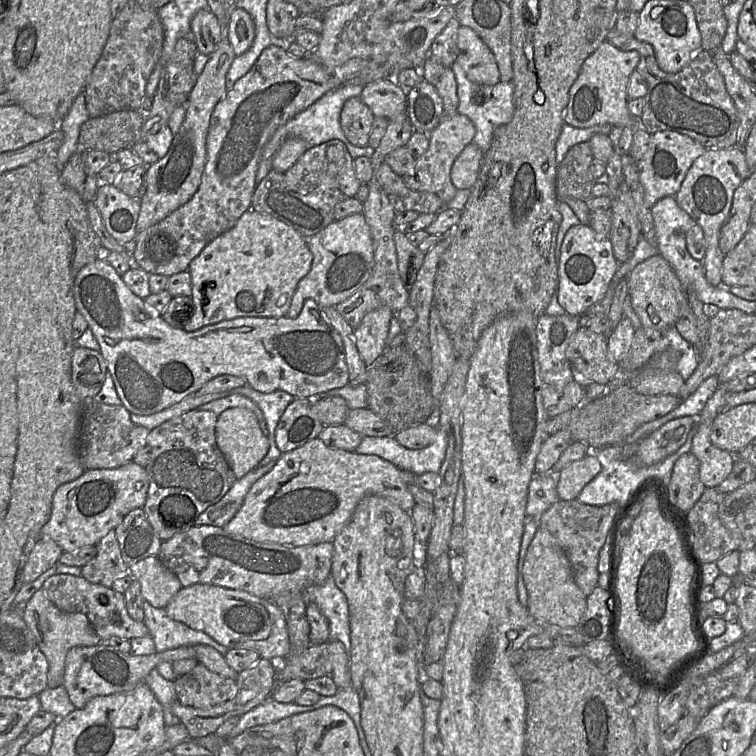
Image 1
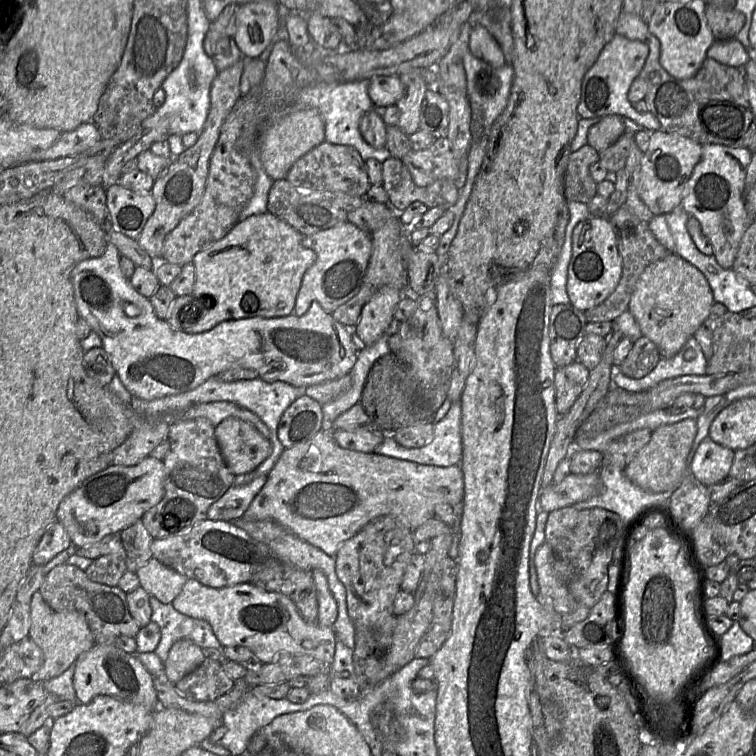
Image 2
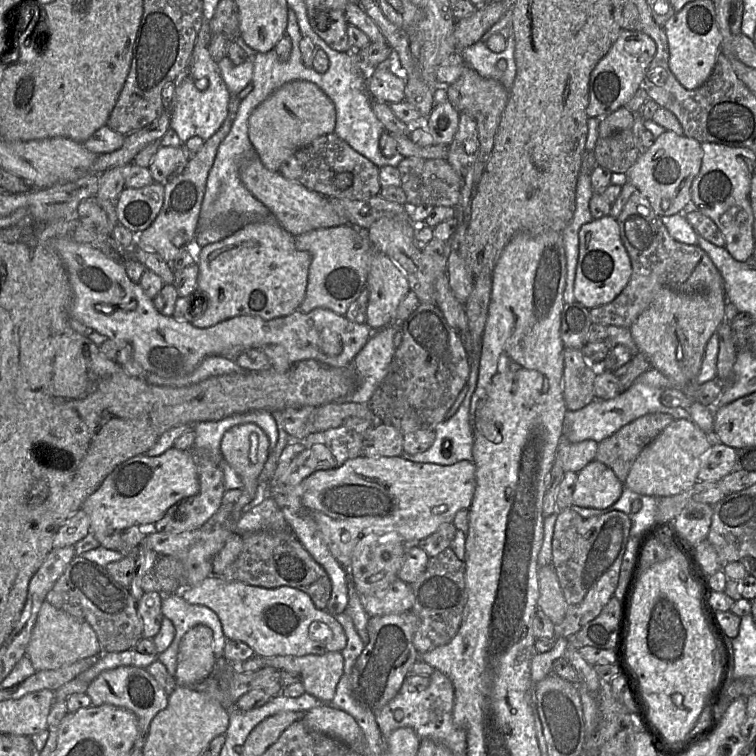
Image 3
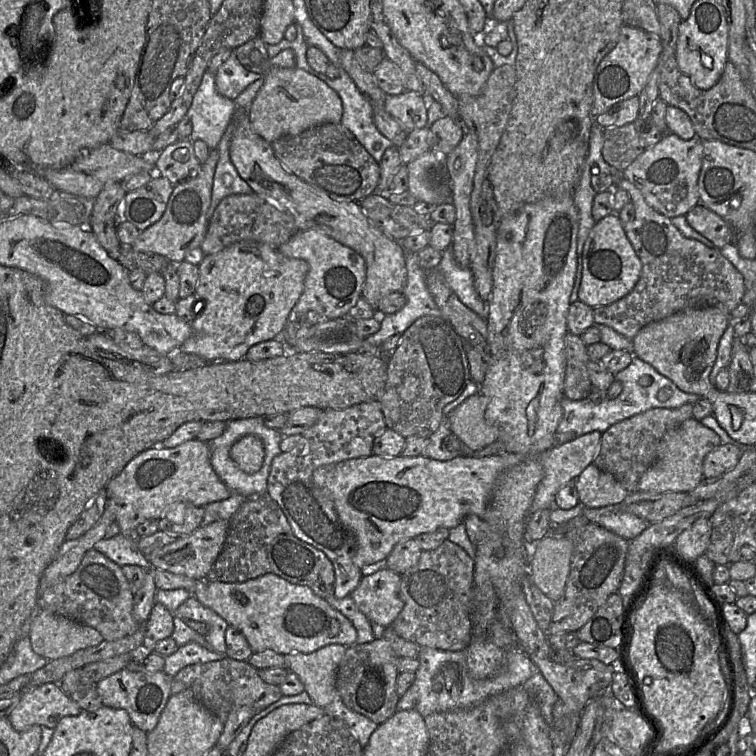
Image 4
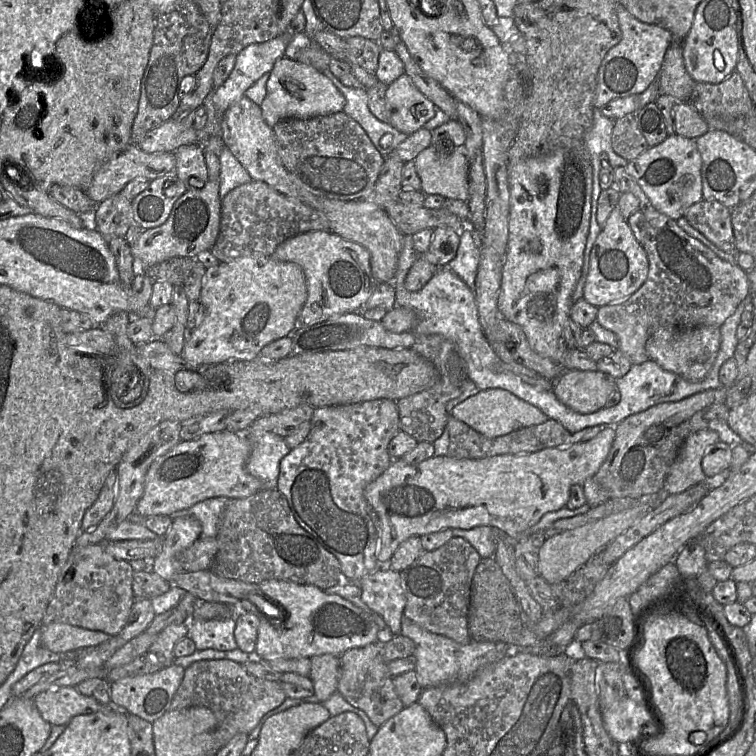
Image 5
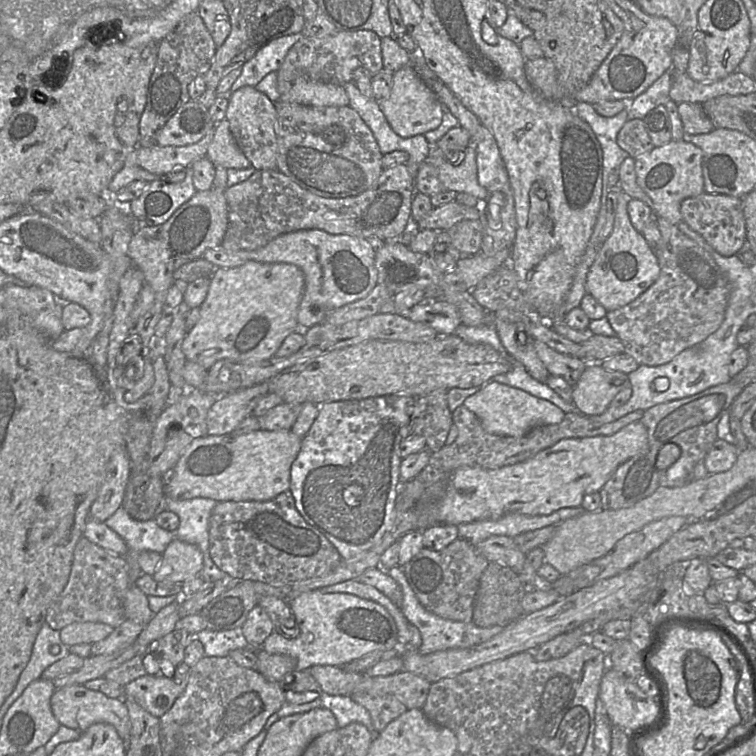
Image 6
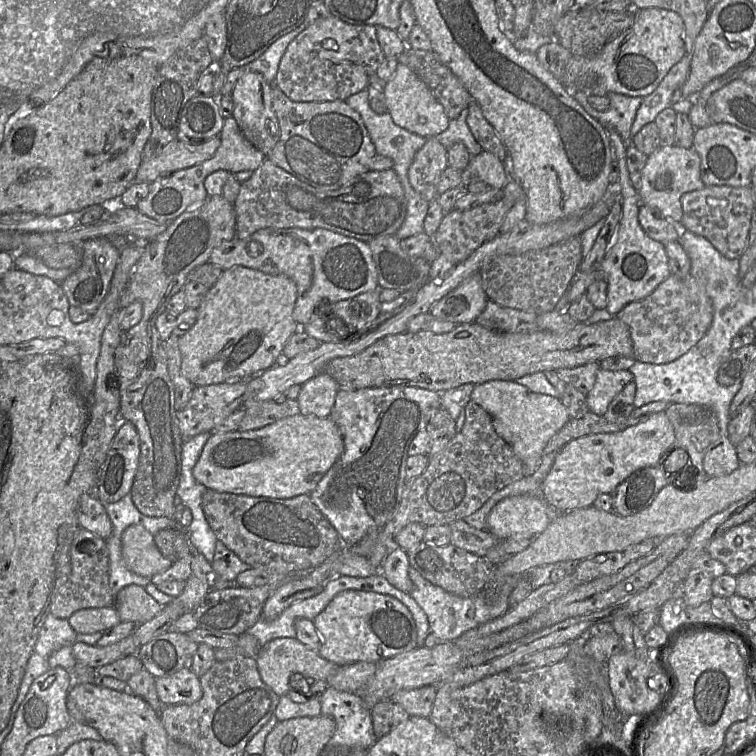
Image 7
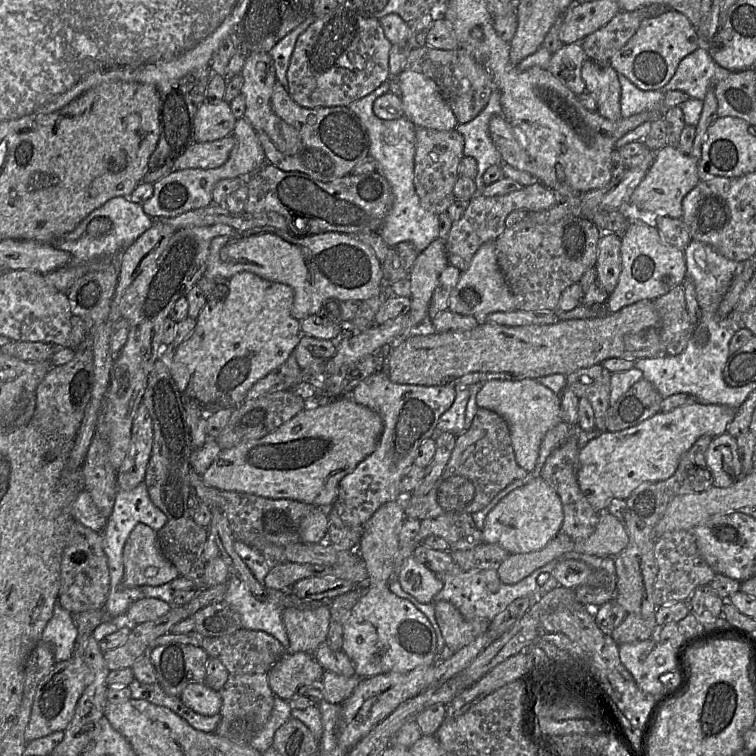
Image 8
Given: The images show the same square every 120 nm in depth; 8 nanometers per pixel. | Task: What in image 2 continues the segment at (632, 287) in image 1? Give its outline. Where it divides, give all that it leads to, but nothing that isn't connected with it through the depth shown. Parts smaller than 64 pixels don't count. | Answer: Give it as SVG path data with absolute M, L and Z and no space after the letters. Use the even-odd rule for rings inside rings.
M671 253L649 265L640 276L632 294L629 311L642 335L658 347L662 357L675 356L711 315L715 303L704 274L679 255Z

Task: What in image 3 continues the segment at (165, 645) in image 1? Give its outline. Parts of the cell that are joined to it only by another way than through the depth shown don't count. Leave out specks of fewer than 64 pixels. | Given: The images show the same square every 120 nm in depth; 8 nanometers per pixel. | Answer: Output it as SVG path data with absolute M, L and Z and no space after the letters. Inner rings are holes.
M161 594L161 611L165 618L169 619L175 628L175 639L180 639L184 634L196 625L208 626L213 631L212 650L214 655L224 655L226 637L218 615L210 608L190 604L177 594Z

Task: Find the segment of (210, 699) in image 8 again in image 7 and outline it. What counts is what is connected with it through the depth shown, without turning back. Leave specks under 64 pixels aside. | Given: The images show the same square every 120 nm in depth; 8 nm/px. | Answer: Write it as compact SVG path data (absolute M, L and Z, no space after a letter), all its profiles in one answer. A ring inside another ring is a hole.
M191 669L156 678L155 688L158 699L167 706L193 704L203 695L199 677Z

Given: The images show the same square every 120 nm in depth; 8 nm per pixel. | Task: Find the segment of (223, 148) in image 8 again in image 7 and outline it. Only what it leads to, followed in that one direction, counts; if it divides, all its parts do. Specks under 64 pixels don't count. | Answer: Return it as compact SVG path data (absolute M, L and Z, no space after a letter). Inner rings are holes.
M219 136L198 144L174 140L165 145L156 156L142 160L136 174L136 181L150 184L159 176L200 164L215 154L220 143Z

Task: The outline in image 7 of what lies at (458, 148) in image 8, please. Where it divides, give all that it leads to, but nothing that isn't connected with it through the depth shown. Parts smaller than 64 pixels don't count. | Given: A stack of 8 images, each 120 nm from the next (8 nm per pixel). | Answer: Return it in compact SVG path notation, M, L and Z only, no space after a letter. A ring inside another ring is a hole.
M429 137L417 151L409 167L408 177L413 189L426 202L437 199L437 184L442 172L448 167L447 147L435 137Z

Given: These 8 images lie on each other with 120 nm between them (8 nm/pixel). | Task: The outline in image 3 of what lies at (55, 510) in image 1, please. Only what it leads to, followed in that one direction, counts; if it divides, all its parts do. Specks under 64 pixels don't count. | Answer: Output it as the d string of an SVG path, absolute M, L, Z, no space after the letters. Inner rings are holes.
M171 447L160 455L136 455L118 465L102 482L100 487L92 493L82 504L90 519L90 534L99 542L100 546L122 553L136 555L137 548L128 548L121 538L122 532L131 526L153 526L160 520L166 511L180 500L196 495L200 483L197 467L190 450L181 450Z

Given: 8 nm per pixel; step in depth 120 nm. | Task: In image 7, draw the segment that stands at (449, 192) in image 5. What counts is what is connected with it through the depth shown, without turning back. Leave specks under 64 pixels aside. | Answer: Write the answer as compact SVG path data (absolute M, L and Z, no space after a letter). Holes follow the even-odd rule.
M485 150L472 156L461 174L465 188L472 179L480 179L495 189L503 189L507 184L507 174L503 162Z

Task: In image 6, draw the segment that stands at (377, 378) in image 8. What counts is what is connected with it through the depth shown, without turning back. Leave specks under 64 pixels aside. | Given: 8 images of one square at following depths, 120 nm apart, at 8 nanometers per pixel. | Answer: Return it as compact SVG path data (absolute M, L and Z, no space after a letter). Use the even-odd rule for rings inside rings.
M408 395L370 397L358 400L327 402L319 407L319 413L307 434L302 438L300 451L291 466L289 492L295 506L305 521L317 528L335 546L342 559L348 559L375 546L387 531L394 526L396 500L402 484L400 477L400 444L410 433L411 413L415 398Z

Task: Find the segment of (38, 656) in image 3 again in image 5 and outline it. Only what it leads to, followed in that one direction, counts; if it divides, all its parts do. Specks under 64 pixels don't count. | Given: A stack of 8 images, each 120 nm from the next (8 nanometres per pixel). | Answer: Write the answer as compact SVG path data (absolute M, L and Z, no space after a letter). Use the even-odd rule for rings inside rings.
M60 622L42 625L40 630L42 645L46 649L58 654L97 646L111 637L101 631Z

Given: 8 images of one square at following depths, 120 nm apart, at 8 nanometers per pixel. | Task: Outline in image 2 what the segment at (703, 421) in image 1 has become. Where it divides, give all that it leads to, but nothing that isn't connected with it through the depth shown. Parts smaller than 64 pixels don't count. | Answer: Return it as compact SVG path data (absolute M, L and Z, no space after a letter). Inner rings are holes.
M706 437L698 446L689 465L689 474L705 486L719 483L729 477L734 450Z

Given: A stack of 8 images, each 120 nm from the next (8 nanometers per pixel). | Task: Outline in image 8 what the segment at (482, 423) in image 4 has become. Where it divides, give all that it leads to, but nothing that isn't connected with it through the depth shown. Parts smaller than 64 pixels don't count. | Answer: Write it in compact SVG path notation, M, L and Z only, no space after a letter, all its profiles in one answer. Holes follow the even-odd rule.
M534 378L523 380L489 380L476 396L479 408L496 412L508 424L517 464L528 473L533 471L545 434L562 421L561 397Z

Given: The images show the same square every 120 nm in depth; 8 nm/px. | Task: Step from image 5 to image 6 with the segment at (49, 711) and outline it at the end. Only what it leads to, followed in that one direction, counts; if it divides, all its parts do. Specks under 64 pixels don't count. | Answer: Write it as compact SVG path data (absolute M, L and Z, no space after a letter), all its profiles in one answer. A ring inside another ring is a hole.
M75 684L56 689L51 697L50 705L53 715L61 725L80 732L86 731L95 723L107 723L114 726L124 740L127 751L131 722L124 698L109 698L102 692L90 690L81 684Z

